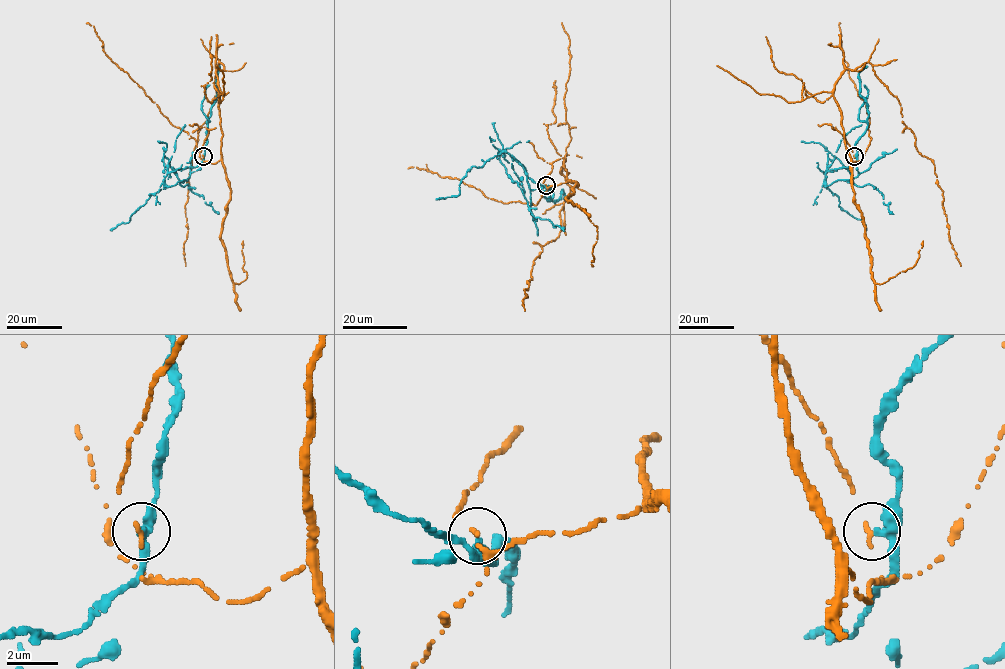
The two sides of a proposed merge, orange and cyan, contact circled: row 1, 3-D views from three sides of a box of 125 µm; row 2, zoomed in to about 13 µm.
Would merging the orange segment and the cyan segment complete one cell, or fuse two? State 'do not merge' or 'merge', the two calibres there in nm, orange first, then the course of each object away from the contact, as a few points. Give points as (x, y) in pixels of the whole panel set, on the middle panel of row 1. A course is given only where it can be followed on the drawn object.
do not merge | 190/280 nm | orange via (546, 185), (567, 181), (564, 160), (560, 173), (570, 193), (560, 211), (561, 230), (534, 259), (525, 310) | cyan via (546, 186), (528, 177), (525, 168), (508, 153), (498, 154), (531, 214), (548, 219), (564, 231)

